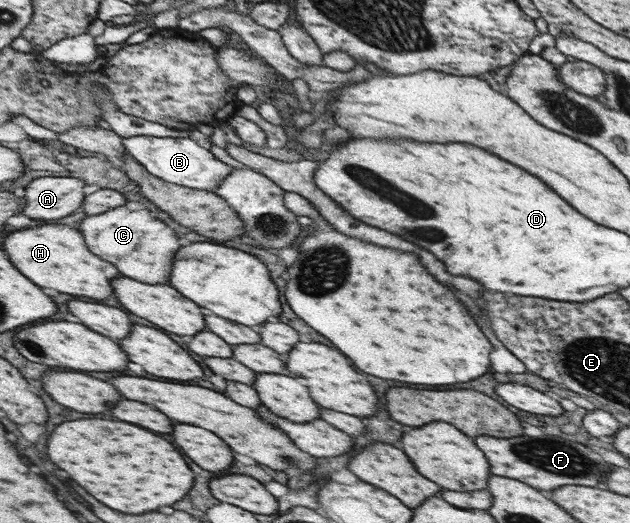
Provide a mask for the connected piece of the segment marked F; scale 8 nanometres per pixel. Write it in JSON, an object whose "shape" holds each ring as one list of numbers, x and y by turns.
{"shape":[[541,435,537,438,491,438,479,436,475,438,477,448,481,448,491,464,491,474,507,476,513,480,521,480,537,490,555,490,567,484,579,486,597,486,605,474,611,470,605,460,591,452,582,443,577,443,572,437,558,437]]}

